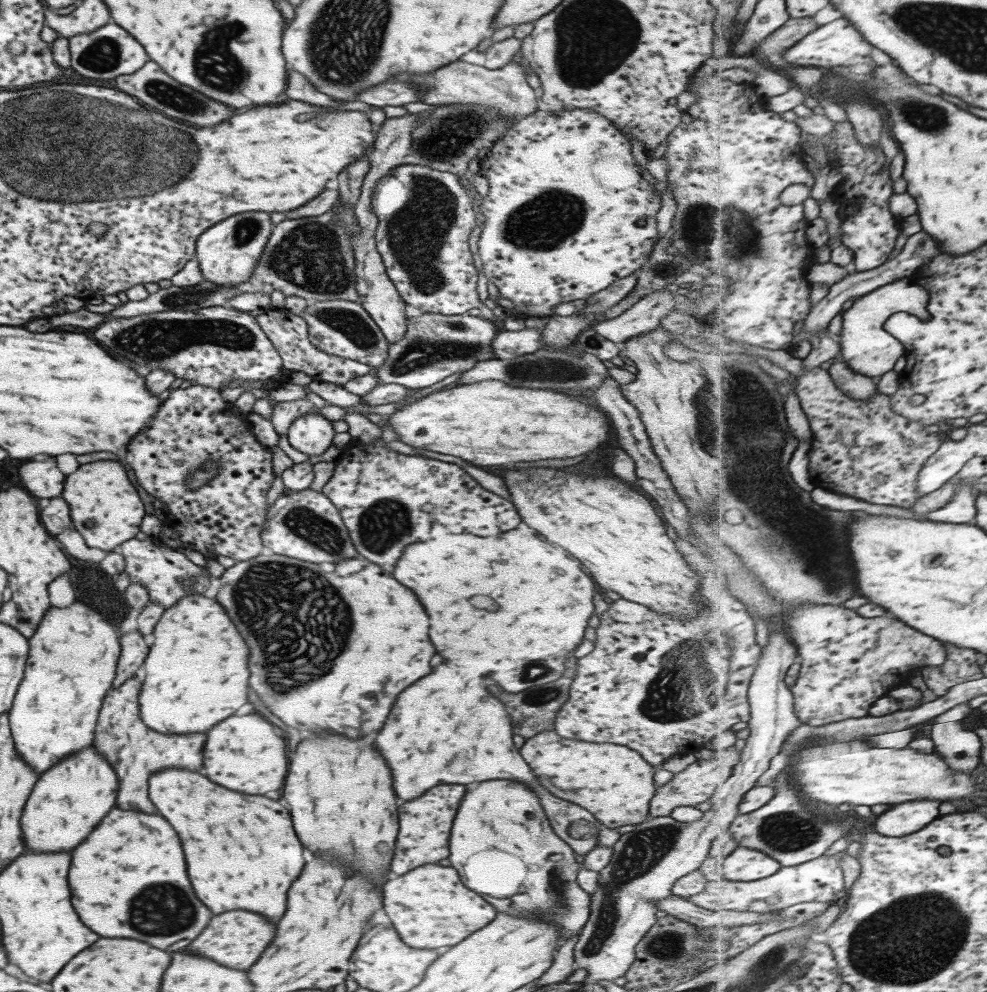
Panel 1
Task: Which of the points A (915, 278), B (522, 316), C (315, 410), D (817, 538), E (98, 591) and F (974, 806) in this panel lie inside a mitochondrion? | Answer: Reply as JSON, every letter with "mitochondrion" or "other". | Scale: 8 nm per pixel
{"A":"other","B":"other","C":"other","D":"mitochondrion","E":"mitochondrion","F":"other"}

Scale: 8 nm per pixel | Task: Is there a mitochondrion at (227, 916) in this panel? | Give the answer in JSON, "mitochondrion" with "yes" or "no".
{"mitochondrion":"no"}

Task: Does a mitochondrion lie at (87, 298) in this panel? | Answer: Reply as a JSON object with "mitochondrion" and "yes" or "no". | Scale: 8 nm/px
{"mitochondrion":"no"}

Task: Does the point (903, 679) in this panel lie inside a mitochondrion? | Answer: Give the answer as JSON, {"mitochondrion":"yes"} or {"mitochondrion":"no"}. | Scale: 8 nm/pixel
{"mitochondrion":"no"}

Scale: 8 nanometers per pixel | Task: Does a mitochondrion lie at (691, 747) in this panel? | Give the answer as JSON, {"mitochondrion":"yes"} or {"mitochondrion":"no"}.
{"mitochondrion":"no"}

